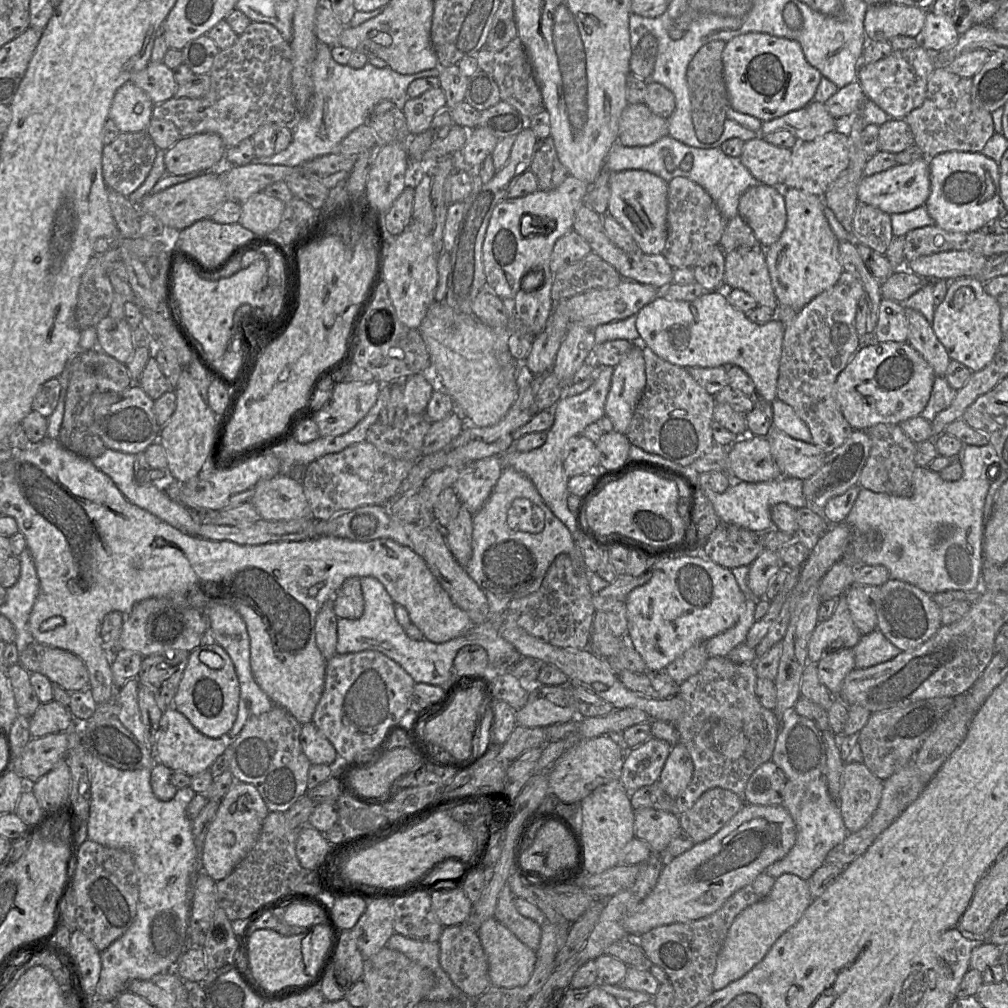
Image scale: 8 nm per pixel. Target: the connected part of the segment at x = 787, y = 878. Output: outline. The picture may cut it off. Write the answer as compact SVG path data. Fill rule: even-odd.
M790 873L777 877L769 894L742 910L730 926L717 956L712 975L713 990L723 989L757 965L776 940L798 922L813 899L809 885L804 879Z

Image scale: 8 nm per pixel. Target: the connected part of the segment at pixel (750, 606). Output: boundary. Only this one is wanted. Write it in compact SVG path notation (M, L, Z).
M746 599L744 612L735 625L705 641L705 650L709 657L726 657L733 648L745 642L747 633L755 622L755 609L756 603L752 599Z

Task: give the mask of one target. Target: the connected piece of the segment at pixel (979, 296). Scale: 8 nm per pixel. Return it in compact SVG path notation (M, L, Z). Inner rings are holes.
M958 278L949 282L944 300L935 307L933 331L944 346L951 360L965 365L970 371L978 372L986 367L997 353L1001 341L1001 309L997 300L985 290L985 284L976 278Z

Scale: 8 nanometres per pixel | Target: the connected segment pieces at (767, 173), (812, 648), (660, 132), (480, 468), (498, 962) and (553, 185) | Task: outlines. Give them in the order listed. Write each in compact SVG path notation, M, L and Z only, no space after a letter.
M758 136L744 143L739 158L760 183L781 187L781 171L791 154L792 149L775 146Z
M845 593L839 600L832 616L818 622L808 642L808 662L817 663L823 655L842 648L853 648L862 633L854 624L845 599Z
M645 103L628 104L622 111L618 142L624 146L648 146L669 134L667 119L653 113Z
M490 456L461 468L453 489L461 504L474 515L491 495L502 472L500 456Z
M494 917L485 920L477 930L477 933L487 957L490 983L493 986L504 988L526 985L537 963L535 951L522 943L506 926Z
M551 136L538 139L530 170L536 175L539 189L554 190L570 175L560 162Z

